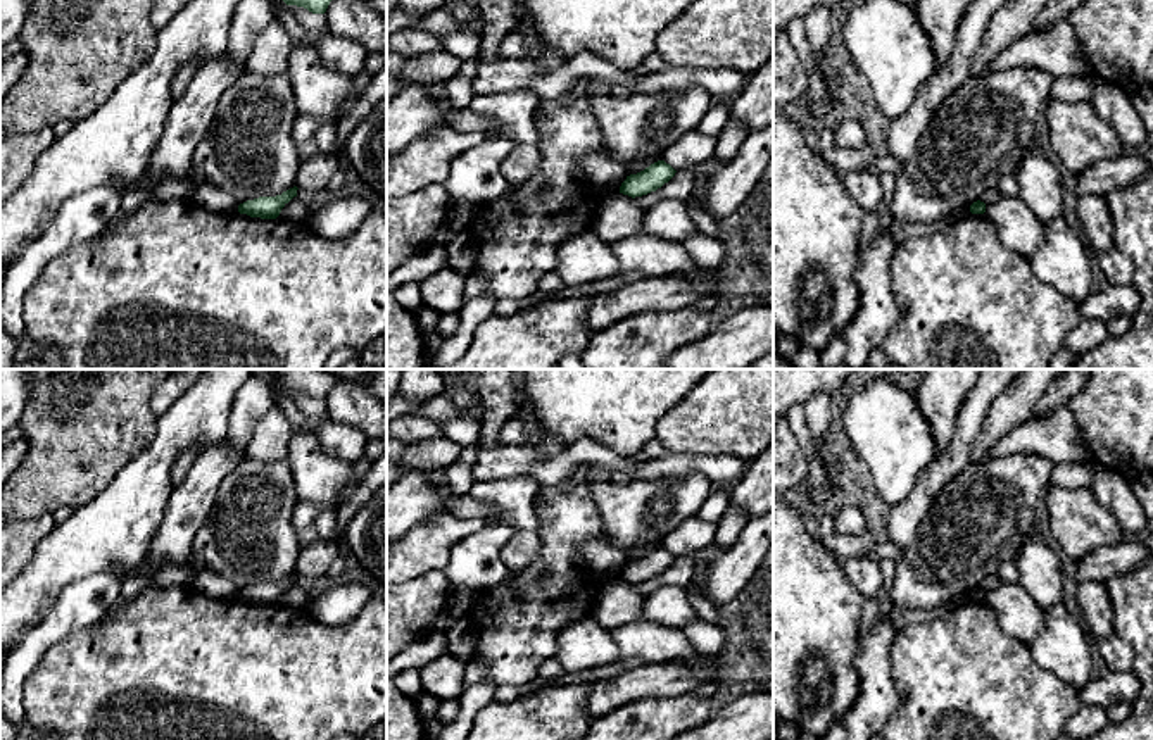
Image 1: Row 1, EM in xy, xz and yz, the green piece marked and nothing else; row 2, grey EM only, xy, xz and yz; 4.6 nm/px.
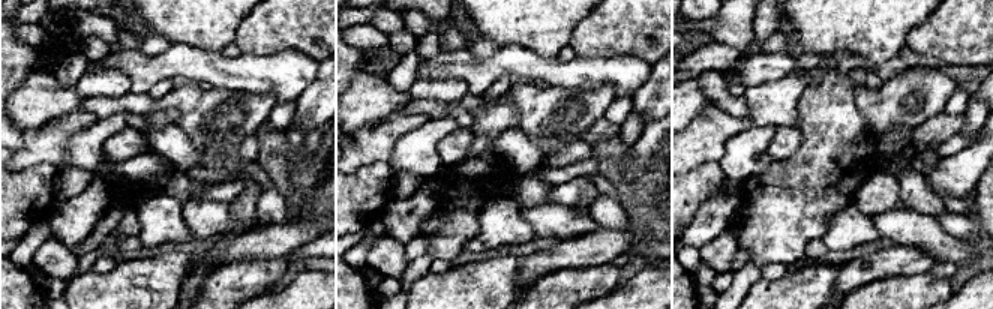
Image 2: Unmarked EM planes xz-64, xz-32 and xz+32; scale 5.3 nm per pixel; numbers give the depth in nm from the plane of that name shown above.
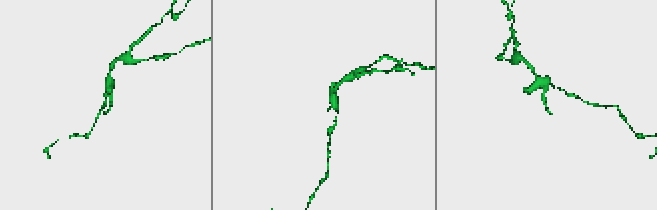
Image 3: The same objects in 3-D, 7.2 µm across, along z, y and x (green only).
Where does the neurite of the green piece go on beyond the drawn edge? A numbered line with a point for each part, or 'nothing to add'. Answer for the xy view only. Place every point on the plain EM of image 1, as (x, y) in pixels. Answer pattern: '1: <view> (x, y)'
nothing to add

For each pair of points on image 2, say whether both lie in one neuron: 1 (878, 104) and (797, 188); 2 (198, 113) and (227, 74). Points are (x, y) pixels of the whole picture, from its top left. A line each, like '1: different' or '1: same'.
1: different
2: different

